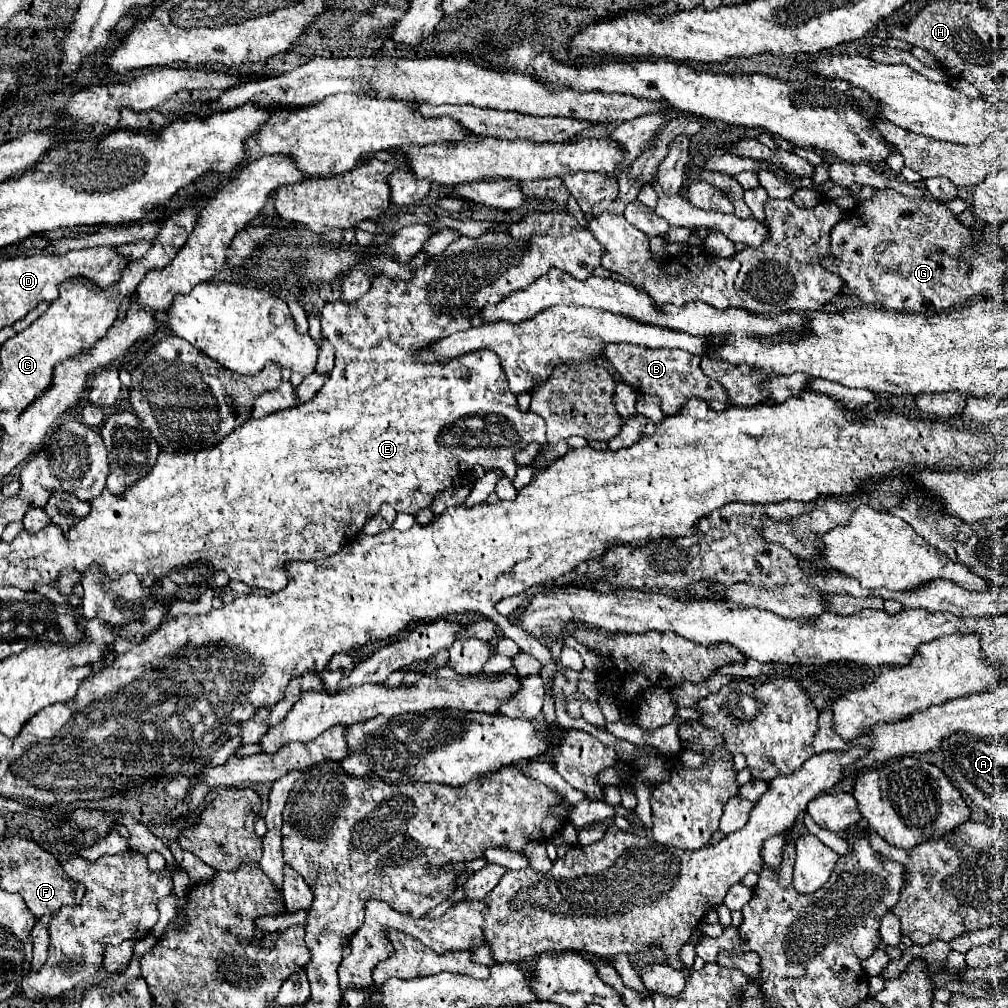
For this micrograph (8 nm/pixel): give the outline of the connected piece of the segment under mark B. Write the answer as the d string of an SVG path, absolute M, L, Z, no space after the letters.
M607 345L605 347L605 359L615 367L615 371L621 375L625 383L629 383L637 393L641 395L657 395L661 399L661 409L667 415L679 413L679 407L687 403L687 399L703 399L709 405L719 403L719 405L729 405L725 389L719 385L719 381L707 377L701 367L699 355L691 355L687 351L680 349L645 349L638 345Z

